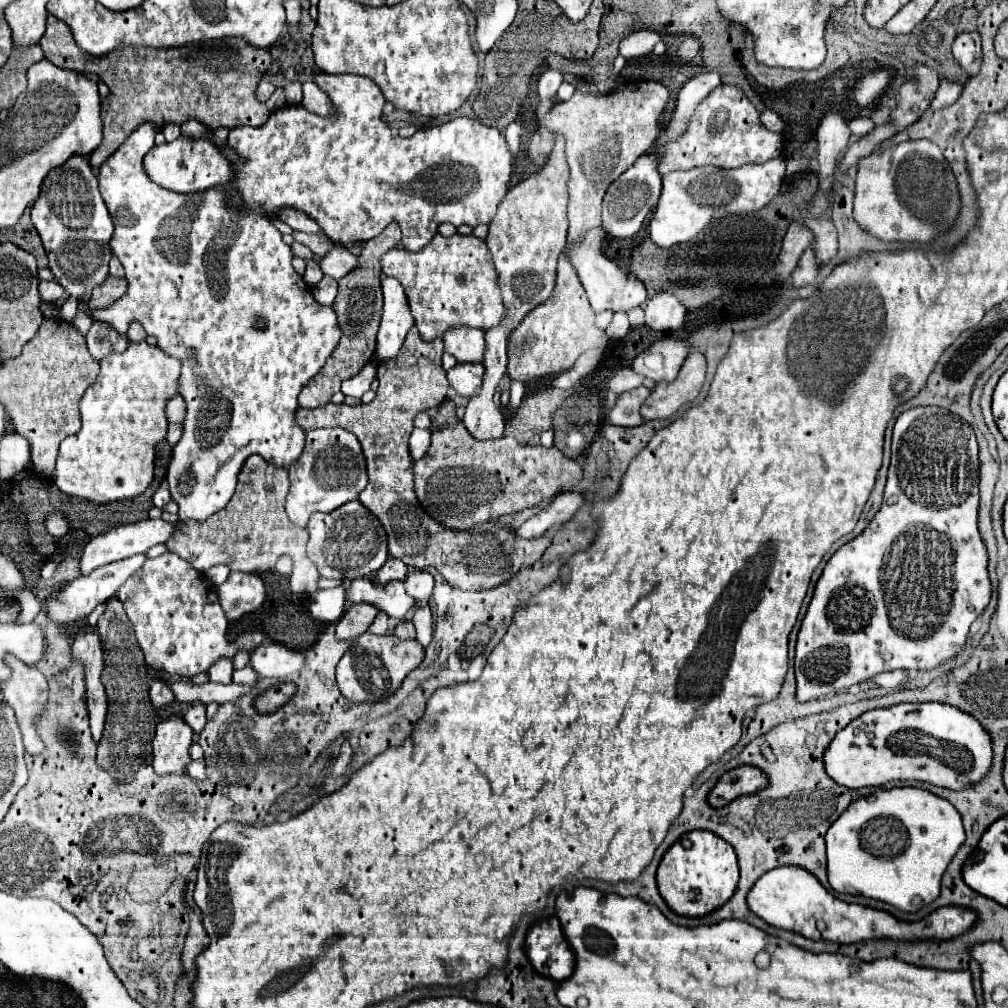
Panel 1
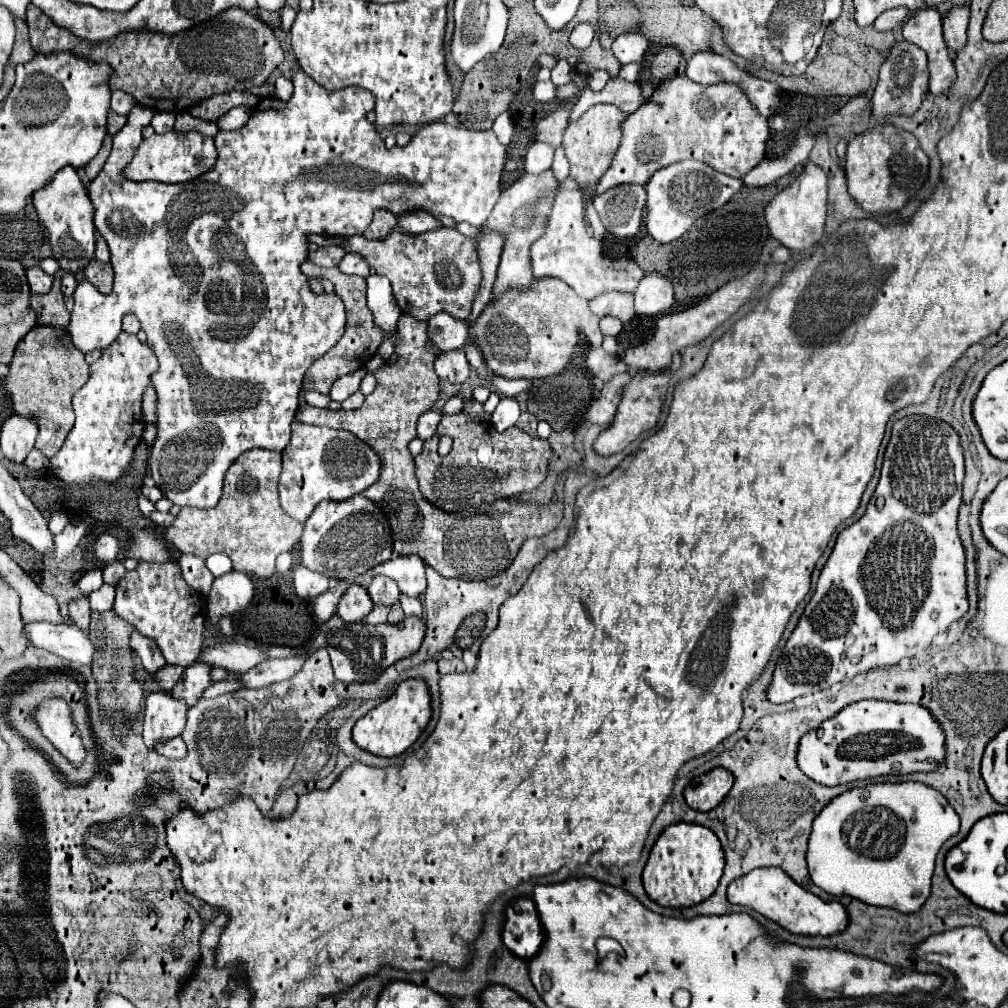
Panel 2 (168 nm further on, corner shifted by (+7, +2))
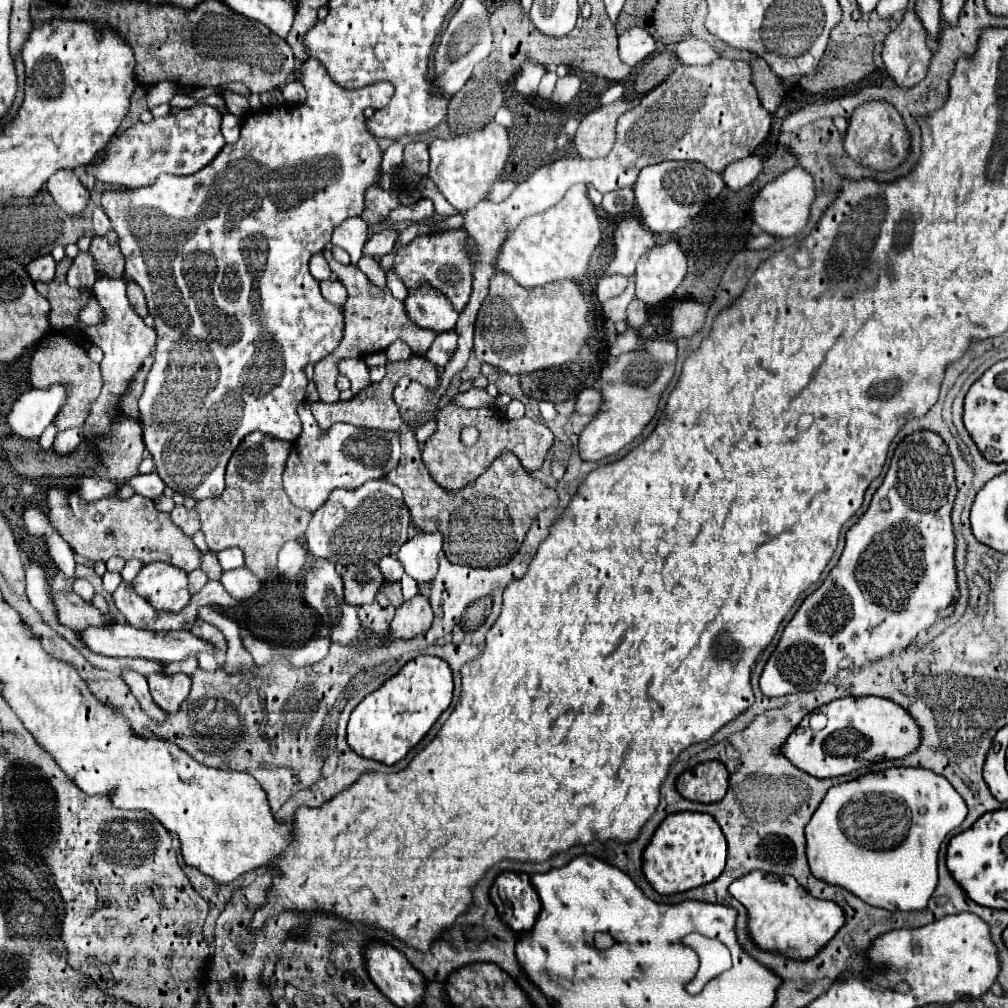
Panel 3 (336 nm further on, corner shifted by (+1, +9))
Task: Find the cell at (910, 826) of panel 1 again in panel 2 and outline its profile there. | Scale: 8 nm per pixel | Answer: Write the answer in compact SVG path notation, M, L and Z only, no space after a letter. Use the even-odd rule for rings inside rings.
M884 782L848 790L814 818L806 852L810 878L834 896L848 894L870 906L916 912L930 896L936 854L958 828L960 818L950 802L922 782Z

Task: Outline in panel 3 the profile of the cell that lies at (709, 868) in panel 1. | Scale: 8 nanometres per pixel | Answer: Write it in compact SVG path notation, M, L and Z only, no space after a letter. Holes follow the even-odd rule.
M674 813L656 829L644 851L644 875L660 895L676 895L720 877L726 865L726 837L714 817L706 813Z

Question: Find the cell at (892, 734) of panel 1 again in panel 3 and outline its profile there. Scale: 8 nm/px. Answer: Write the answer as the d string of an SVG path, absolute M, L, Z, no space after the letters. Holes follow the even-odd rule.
M844 697L836 699L818 709L828 717L828 725L822 731L810 727L810 717L806 717L800 727L788 737L784 745L784 755L802 771L826 779L848 775L856 769L880 763L884 759L894 761L912 755L922 741L922 729L914 717L904 711L902 705L892 703L882 697Z

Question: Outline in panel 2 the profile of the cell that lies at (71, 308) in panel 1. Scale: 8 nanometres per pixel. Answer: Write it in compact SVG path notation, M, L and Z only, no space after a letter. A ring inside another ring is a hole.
M64 272L64 274L62 274L62 292L64 292L66 296L70 296L70 294L76 290L78 284L80 284L80 280L78 280L72 272Z

